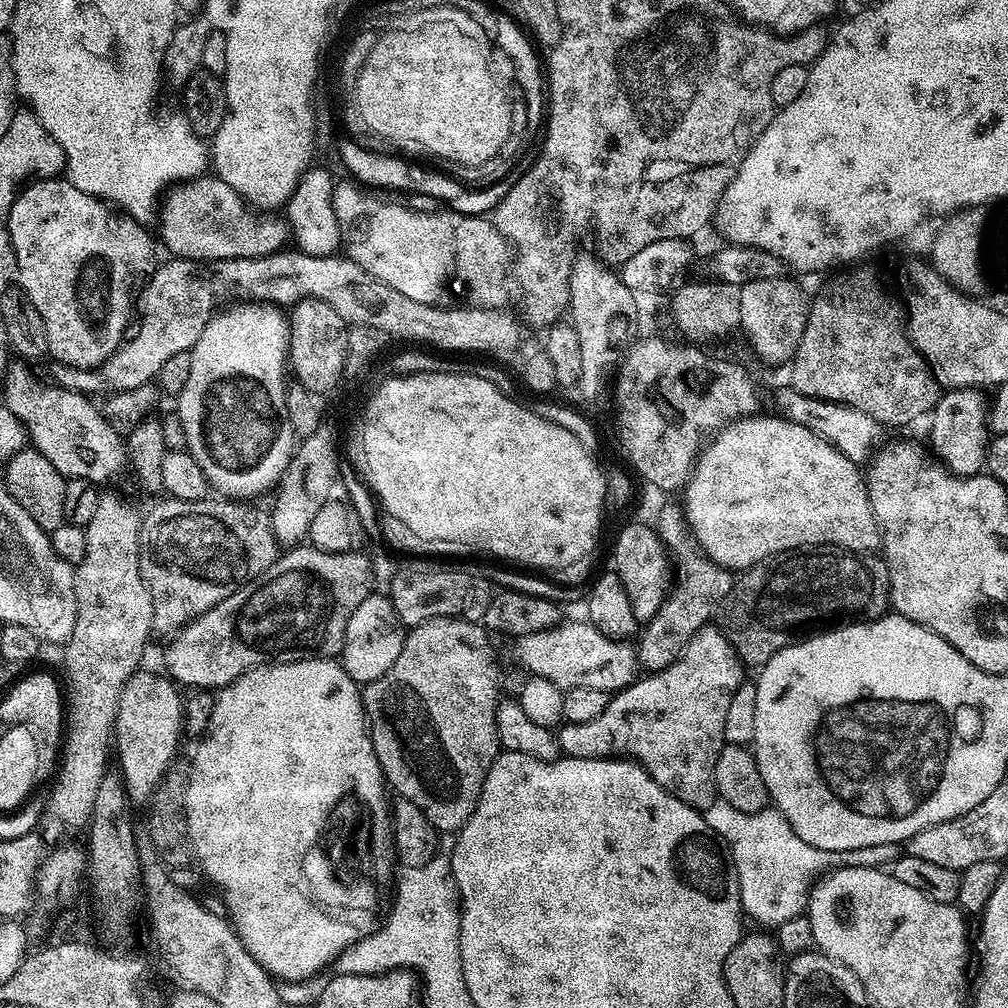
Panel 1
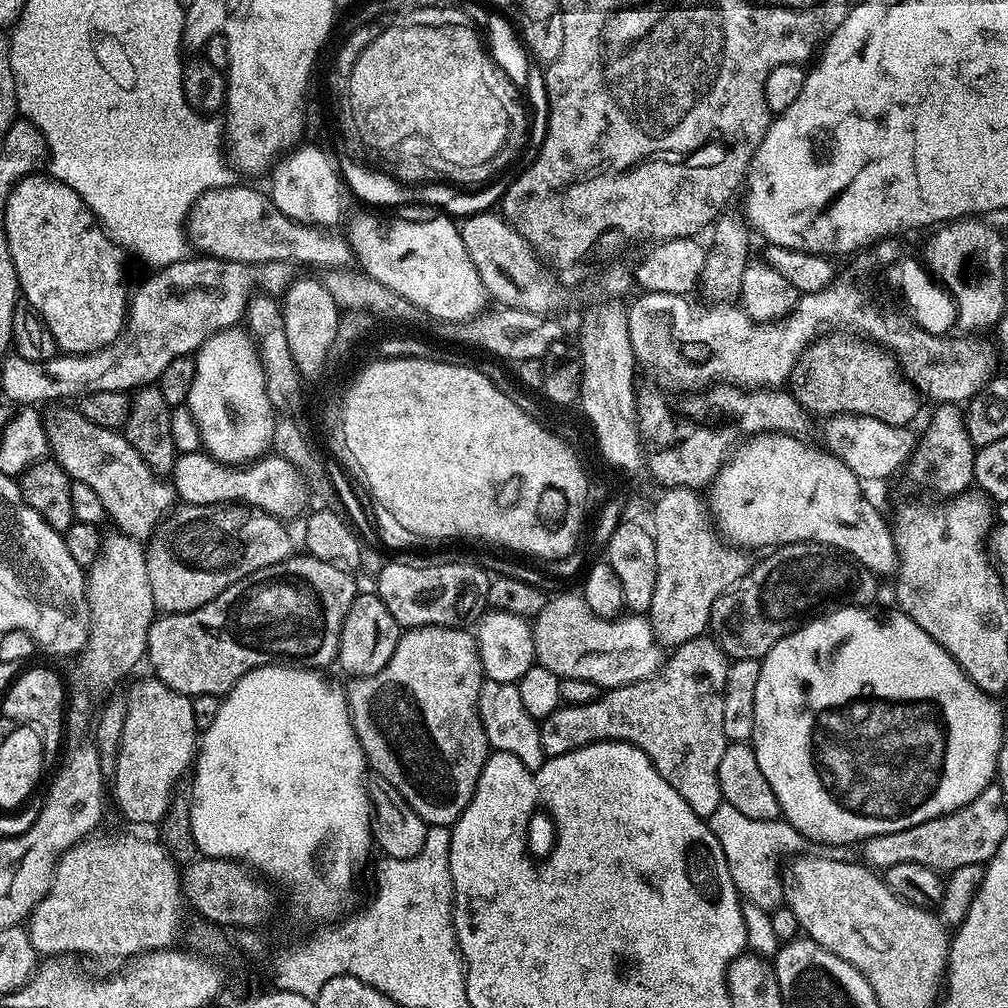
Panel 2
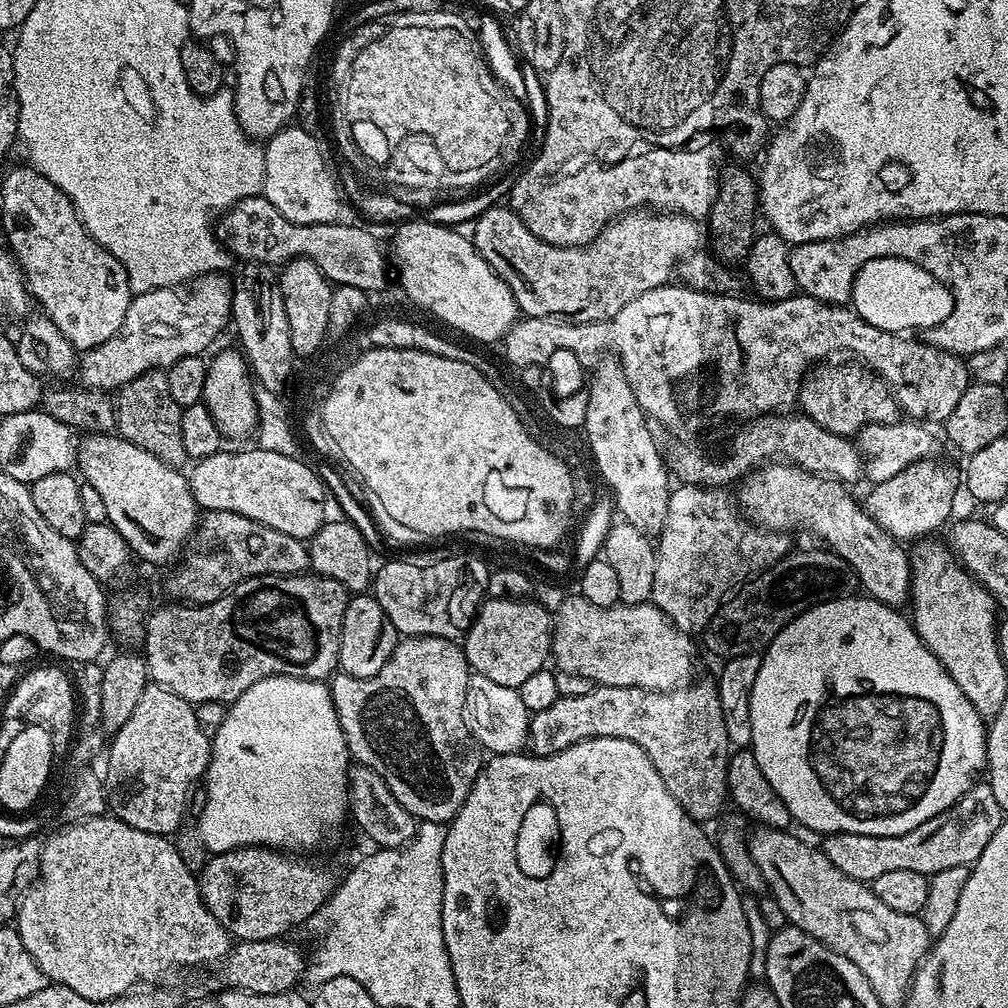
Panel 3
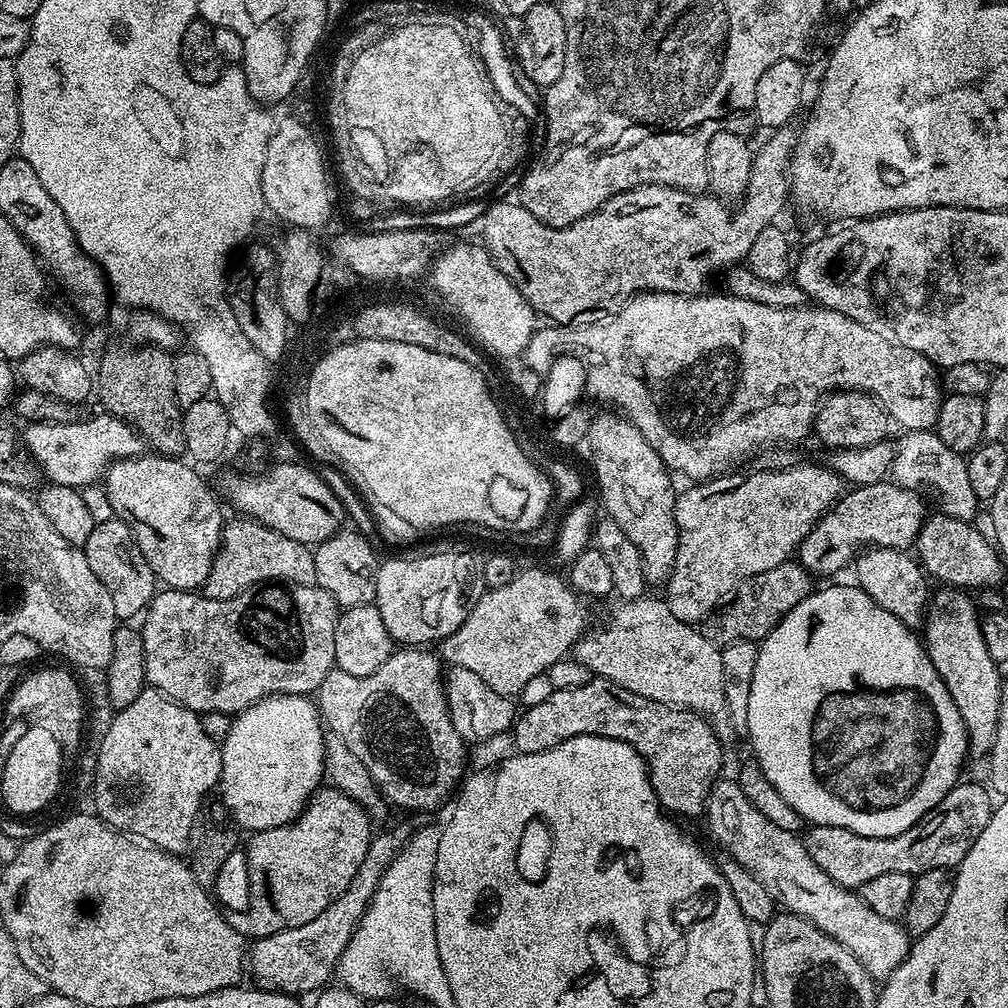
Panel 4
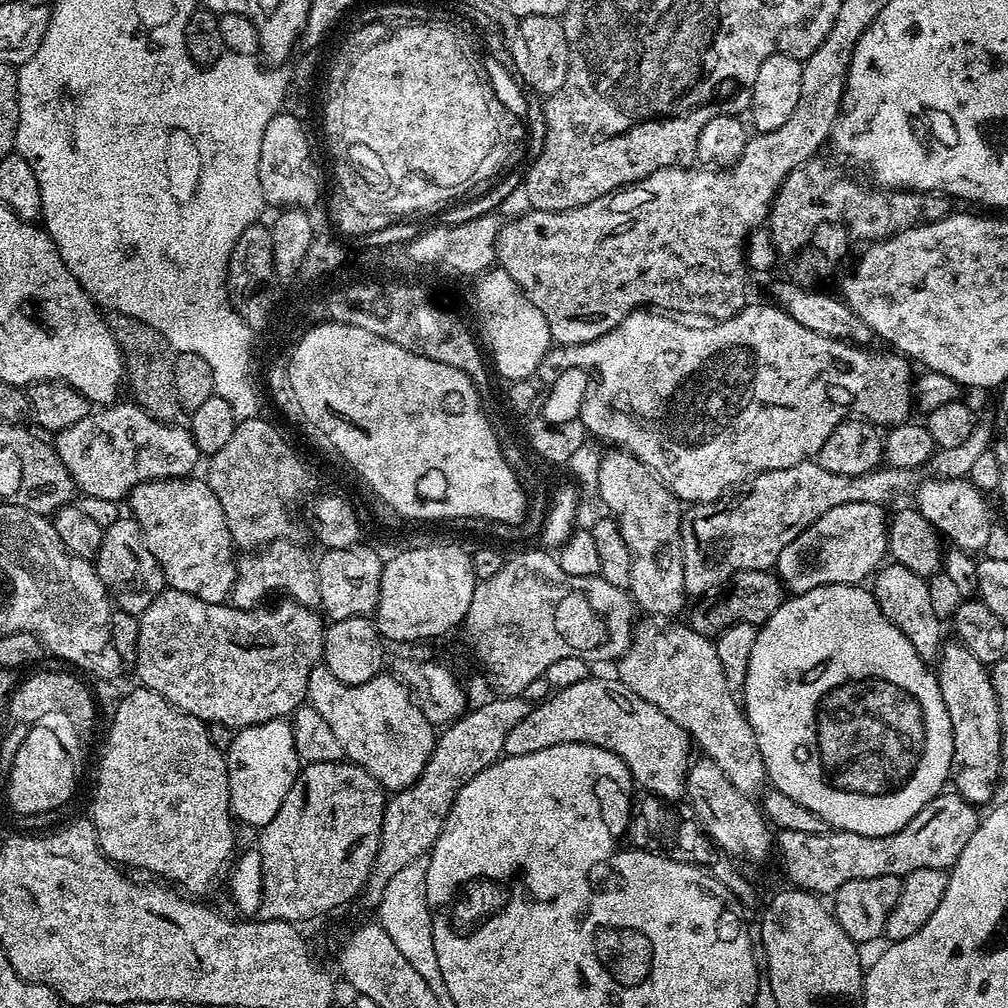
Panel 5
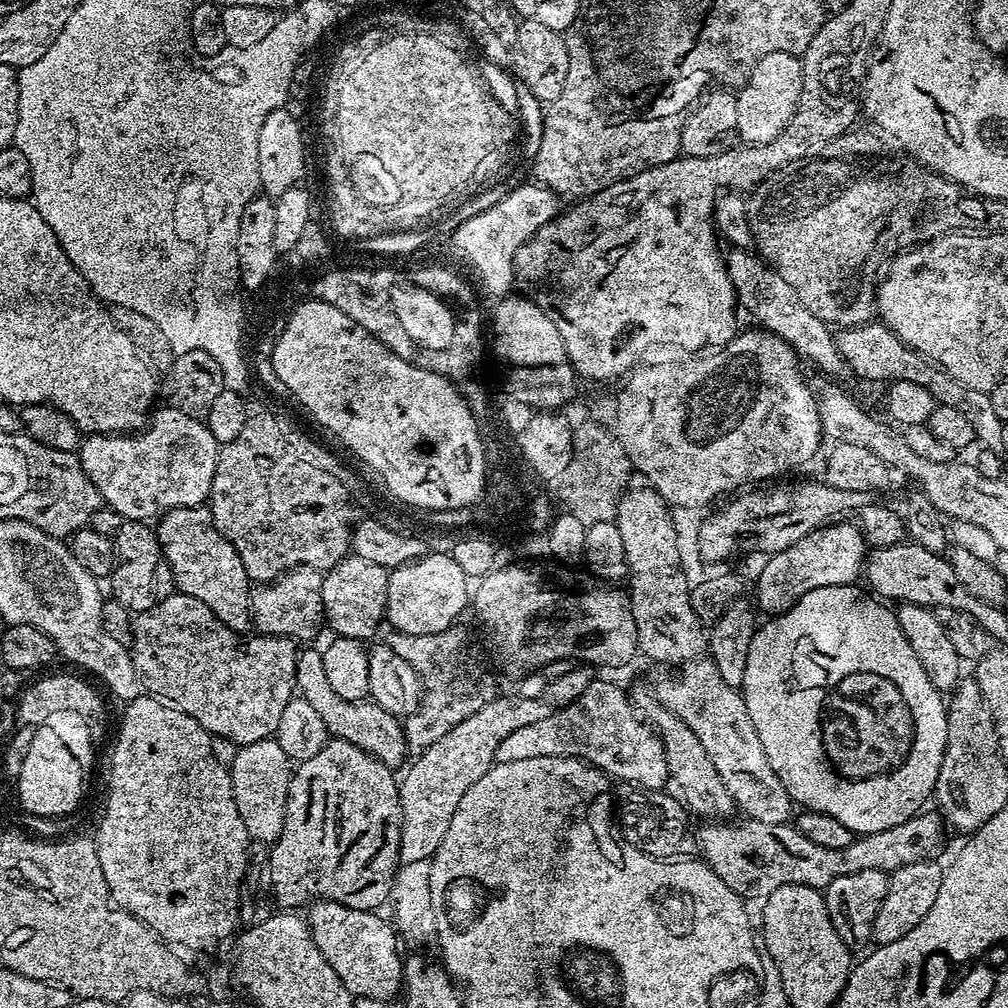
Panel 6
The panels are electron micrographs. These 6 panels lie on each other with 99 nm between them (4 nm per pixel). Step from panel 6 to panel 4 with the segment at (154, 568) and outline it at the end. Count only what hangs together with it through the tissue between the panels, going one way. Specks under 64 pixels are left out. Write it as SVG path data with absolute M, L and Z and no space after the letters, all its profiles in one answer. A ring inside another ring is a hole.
M115 518L110 522L96 524L90 532L90 538L86 538L82 545L82 551L98 582L102 582L102 586L106 586L106 590L111 594L117 621L128 622L131 621L128 620L131 616L139 617L156 595L158 581L142 550L138 550L136 535L129 524Z

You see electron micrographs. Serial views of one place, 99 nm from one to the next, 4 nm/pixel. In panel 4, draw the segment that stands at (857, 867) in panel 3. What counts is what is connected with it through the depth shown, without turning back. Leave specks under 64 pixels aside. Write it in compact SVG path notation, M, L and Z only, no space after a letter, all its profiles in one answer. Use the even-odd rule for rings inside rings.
M964 783L955 784L946 794L946 798L938 802L938 806L931 808L917 824L910 826L910 830L902 830L902 834L894 834L890 838L870 838L862 834L854 834L845 828L831 828L817 824L803 833L802 839L806 850L810 858L814 858L814 862L818 862L818 866L822 866L822 870L826 870L830 878L834 878L834 882L853 890L859 890L863 884L871 882L882 874L919 874L935 868L955 870L964 861L966 854L970 854L970 846L978 842L978 834L986 830L994 811L993 793L983 783L982 785Z

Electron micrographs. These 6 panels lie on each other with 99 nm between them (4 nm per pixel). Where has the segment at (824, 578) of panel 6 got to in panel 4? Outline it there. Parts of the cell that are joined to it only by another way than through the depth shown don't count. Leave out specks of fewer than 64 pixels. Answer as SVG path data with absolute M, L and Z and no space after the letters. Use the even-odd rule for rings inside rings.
M900 482L888 483L861 484L845 491L821 516L820 521L812 526L812 533L800 543L799 564L817 577L832 576L835 572L842 571L848 563L848 567L853 563L852 548L875 546L911 549L926 519L924 500L912 489L915 487L905 486Z

